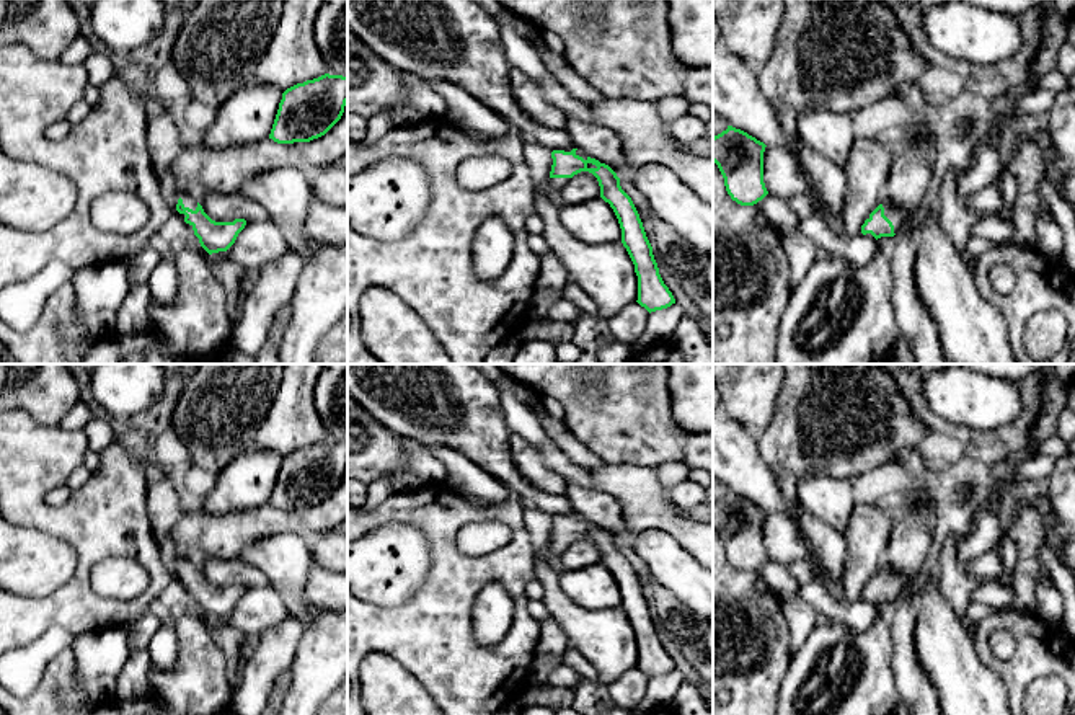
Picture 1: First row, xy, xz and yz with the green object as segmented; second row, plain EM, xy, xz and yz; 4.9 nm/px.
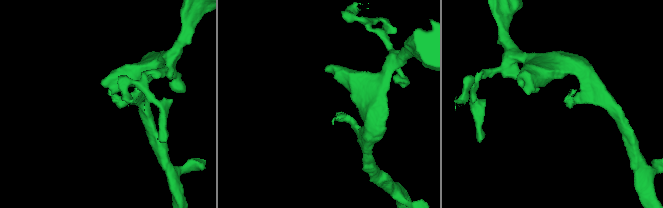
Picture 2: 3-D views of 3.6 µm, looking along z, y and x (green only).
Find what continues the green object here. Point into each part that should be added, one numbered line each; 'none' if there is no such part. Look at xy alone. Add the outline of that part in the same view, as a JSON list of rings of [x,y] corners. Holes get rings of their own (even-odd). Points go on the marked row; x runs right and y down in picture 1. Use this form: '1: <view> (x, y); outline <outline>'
1: xy (188, 201); outline [[[176,189],[176,204],[178,204],[178,199],[183,199],[183,204],[184,204],[184,207],[189,207],[189,209],[192,209],[192,211],[196,211],[196,207],[197,207],[197,199],[194,199],[192,196],[189,196],[188,193],[184,193],[184,191],[178,191]]]

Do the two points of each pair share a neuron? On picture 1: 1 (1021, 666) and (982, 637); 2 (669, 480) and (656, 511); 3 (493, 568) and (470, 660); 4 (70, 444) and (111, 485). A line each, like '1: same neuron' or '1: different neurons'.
1: same neuron
2: different neurons
3: same neuron
4: same neuron

